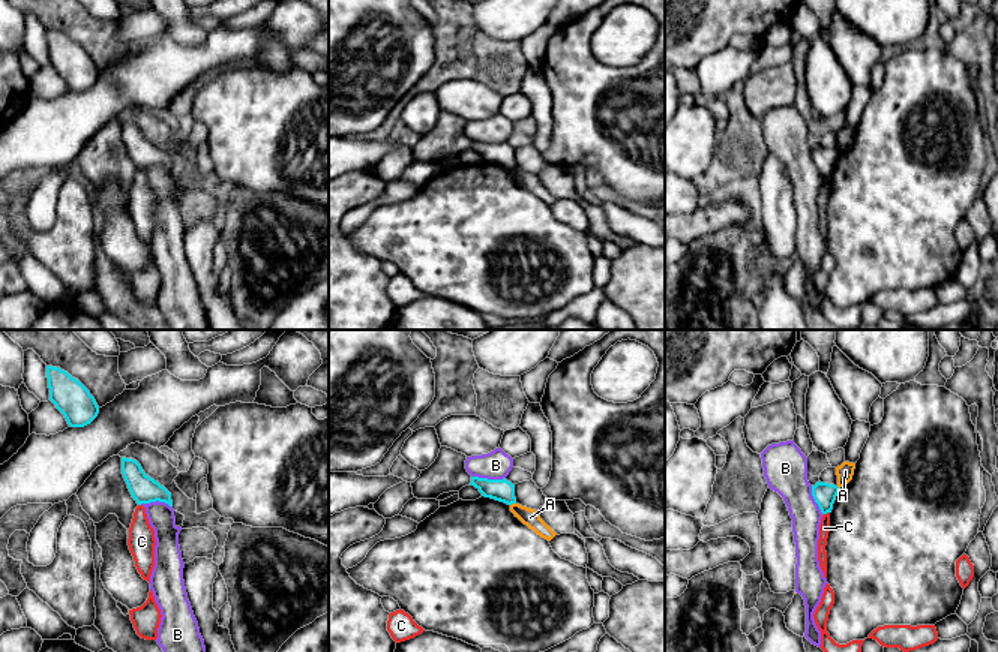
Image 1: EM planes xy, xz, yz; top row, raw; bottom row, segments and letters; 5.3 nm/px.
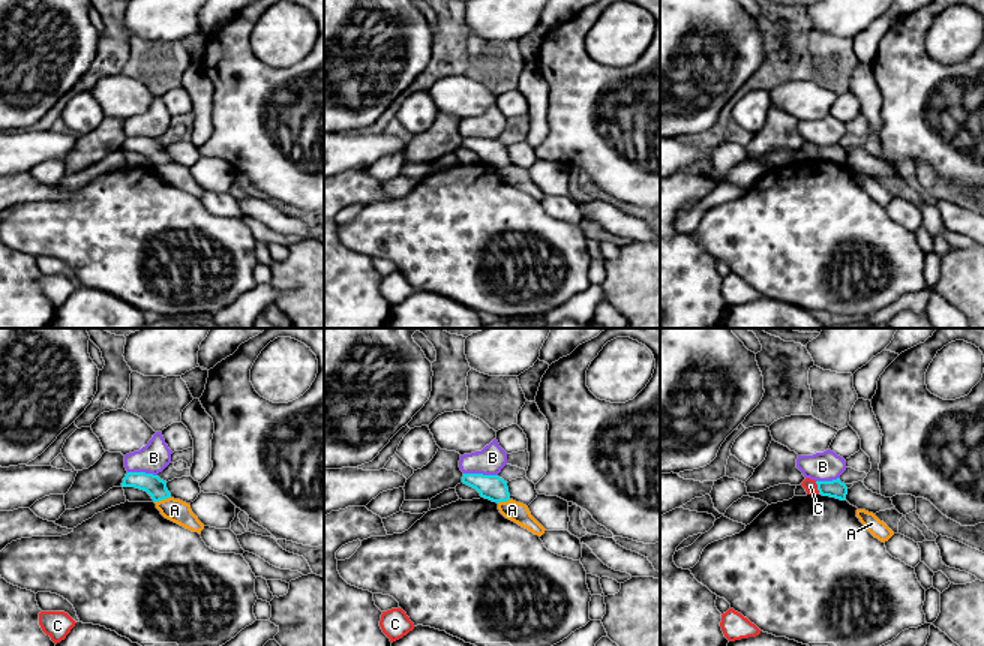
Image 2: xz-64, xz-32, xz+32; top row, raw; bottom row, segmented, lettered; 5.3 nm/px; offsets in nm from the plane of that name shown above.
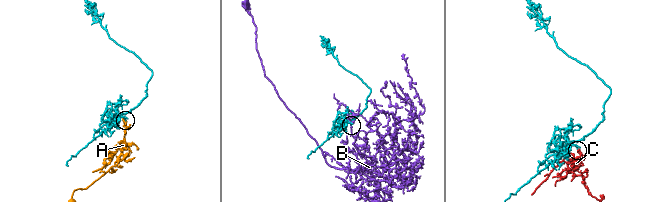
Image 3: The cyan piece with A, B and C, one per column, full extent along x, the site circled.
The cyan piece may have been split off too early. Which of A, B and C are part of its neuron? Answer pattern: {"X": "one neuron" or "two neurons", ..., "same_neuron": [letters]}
{"A": "two neurons", "B": "two neurons", "C": "two neurons", "same_neuron": []}

